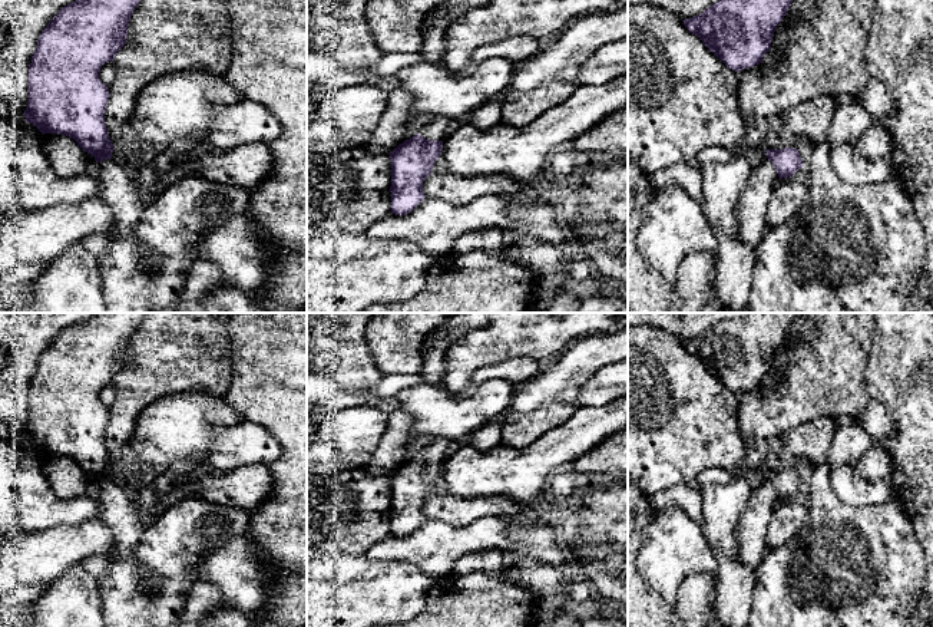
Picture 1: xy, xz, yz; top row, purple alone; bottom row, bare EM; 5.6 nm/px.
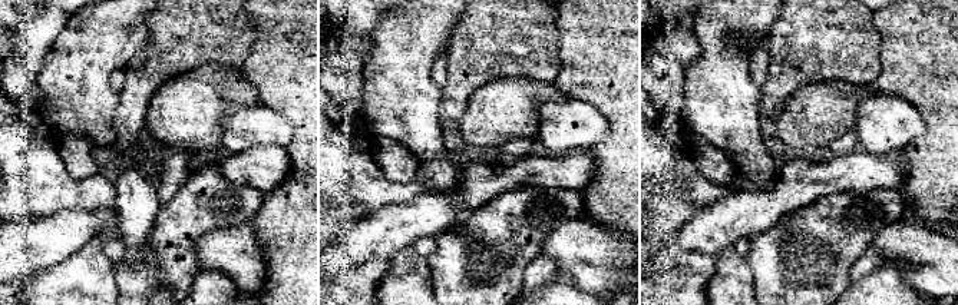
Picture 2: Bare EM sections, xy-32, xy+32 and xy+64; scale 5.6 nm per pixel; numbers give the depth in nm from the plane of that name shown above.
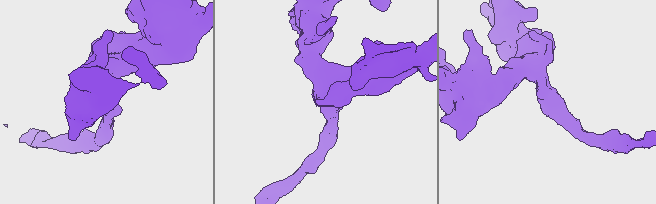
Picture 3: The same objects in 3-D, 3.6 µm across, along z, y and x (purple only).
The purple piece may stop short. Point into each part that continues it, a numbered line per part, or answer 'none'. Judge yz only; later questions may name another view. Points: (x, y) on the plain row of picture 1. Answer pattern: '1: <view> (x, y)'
1: yz (751, 531)

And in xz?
1: xz (436, 449)

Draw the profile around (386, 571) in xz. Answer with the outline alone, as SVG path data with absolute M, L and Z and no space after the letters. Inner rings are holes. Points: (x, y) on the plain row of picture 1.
M307 547L307 627L374 627L411 621L436 584L416 564L330 554Z

